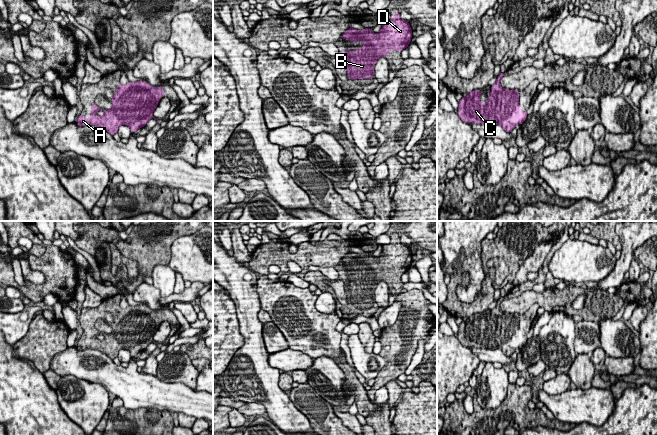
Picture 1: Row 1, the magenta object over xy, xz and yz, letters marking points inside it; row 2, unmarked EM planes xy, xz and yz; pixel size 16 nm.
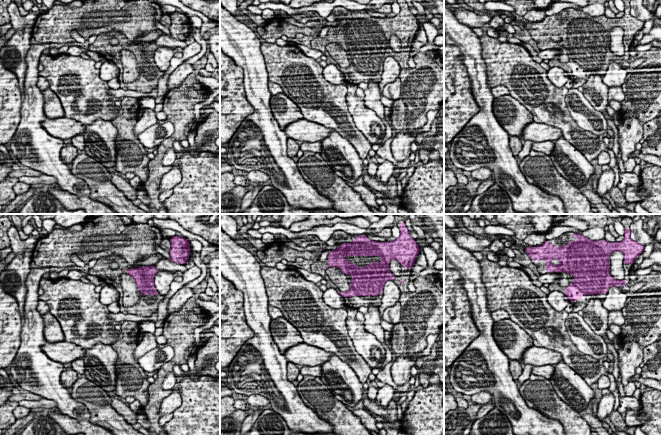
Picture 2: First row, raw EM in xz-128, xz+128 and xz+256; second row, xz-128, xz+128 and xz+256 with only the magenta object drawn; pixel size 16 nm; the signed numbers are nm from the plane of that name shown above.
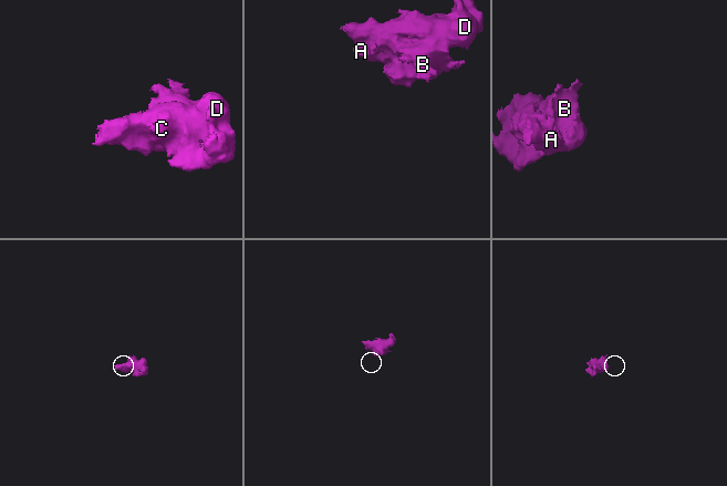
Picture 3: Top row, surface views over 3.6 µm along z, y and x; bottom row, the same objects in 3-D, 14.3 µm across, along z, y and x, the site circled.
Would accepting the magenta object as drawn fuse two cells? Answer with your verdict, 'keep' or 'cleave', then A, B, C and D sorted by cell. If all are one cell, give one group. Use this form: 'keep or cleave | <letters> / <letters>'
keep | A B C D

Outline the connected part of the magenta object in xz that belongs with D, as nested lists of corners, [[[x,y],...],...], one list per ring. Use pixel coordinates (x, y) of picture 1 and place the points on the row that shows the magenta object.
[[[395,12],[394,18],[383,21],[380,32],[376,35],[371,28],[357,30],[346,29],[342,39],[350,42],[365,42],[357,50],[340,51],[345,61],[347,76],[351,80],[370,79],[374,77],[374,67],[380,57],[388,57],[388,51],[401,51],[406,49],[411,42],[412,29],[408,21],[400,18],[400,13]]]

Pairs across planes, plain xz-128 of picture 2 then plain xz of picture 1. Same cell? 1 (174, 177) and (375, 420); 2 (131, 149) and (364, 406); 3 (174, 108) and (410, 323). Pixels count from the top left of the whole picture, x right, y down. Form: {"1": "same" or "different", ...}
{"1": "different", "2": "same", "3": "same"}

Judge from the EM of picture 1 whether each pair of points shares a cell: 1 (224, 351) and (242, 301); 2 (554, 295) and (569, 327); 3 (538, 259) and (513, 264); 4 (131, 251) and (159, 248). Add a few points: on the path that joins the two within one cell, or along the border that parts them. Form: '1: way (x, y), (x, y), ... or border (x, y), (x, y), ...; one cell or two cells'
1: border (228, 295), (234, 303), (239, 332), (244, 338); two cells
2: border (552, 312), (563, 311), (566, 314); two cells
3: border (519, 266), (512, 282); two cells
4: way (138, 248), (152, 248); one cell

